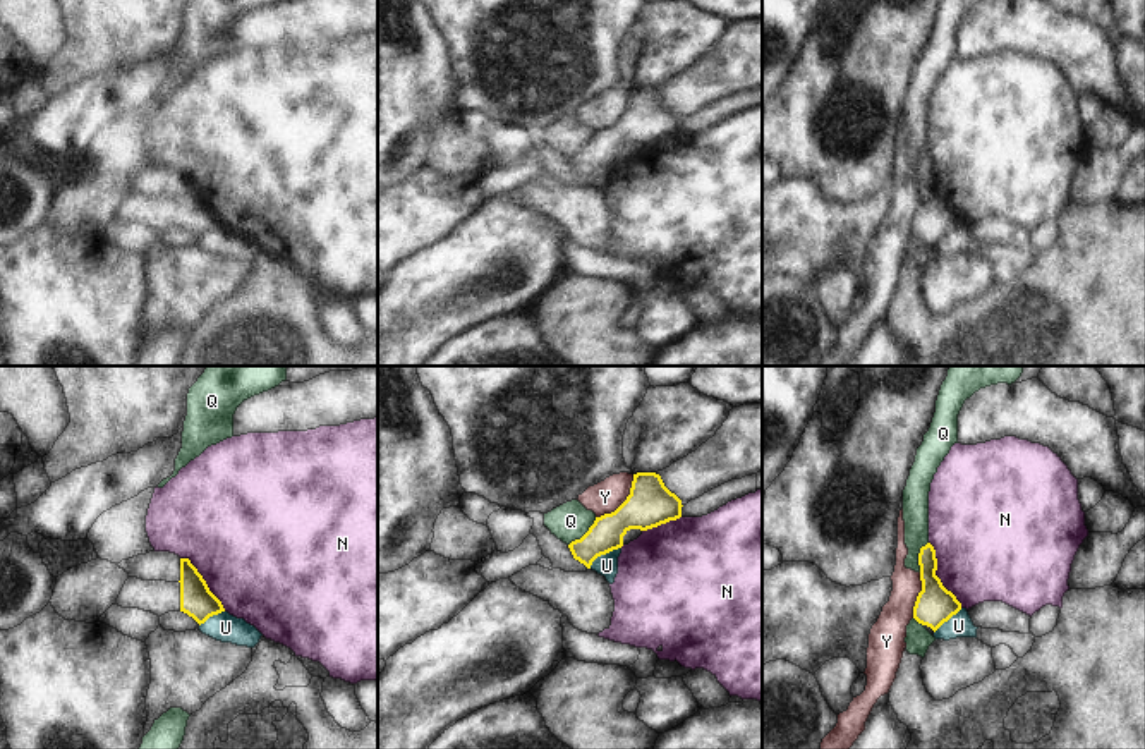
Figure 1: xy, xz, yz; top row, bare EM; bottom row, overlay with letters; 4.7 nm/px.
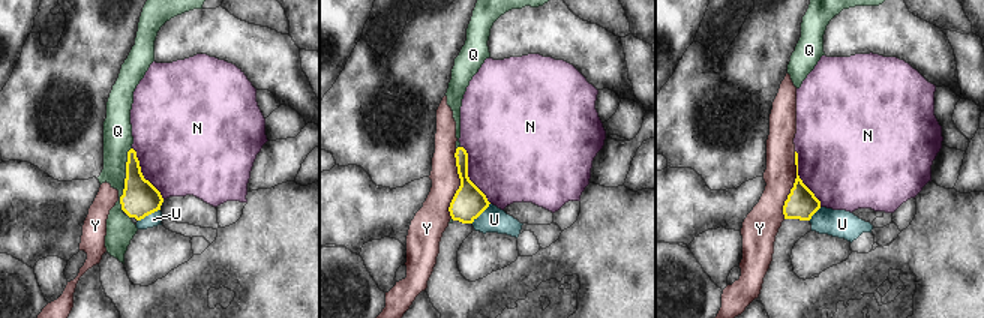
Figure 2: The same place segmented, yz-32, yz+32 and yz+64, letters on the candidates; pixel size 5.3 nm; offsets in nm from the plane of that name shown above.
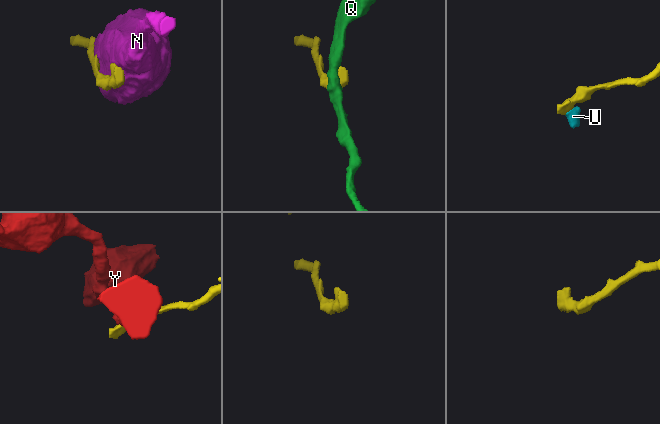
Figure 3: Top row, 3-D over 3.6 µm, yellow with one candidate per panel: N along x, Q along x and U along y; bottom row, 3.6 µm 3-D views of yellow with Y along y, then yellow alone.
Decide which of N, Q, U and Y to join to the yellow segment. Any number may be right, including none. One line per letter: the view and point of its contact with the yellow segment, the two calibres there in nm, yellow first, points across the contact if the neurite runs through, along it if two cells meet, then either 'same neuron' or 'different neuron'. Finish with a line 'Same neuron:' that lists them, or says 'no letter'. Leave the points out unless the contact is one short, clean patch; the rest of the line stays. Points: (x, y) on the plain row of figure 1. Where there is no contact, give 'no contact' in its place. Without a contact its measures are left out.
N: meets yellow in yz at (934, 189); 180 nm thick on the yellow side, 440 nm on the other; different neuron
Q: meets yellow in xz at (586, 148); 160 nm thick on the yellow side, 180 nm on the other; border along xz (596, 133), (569, 160); different neuron
U: meets yellow in xz at (603, 169); 160 nm thick on the yellow side, 100 nm on the other; border along xz (620, 162), (601, 169), (589, 182); different neuron
Y: meets yellow in xz at (623, 117); 220 nm thick on the yellow side, 150 nm on the other; border along xz (634, 90), (630, 109), (613, 126), (596, 133); different neuron
Same neuron: no letter

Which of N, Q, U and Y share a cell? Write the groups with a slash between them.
N / Q / U / Y

